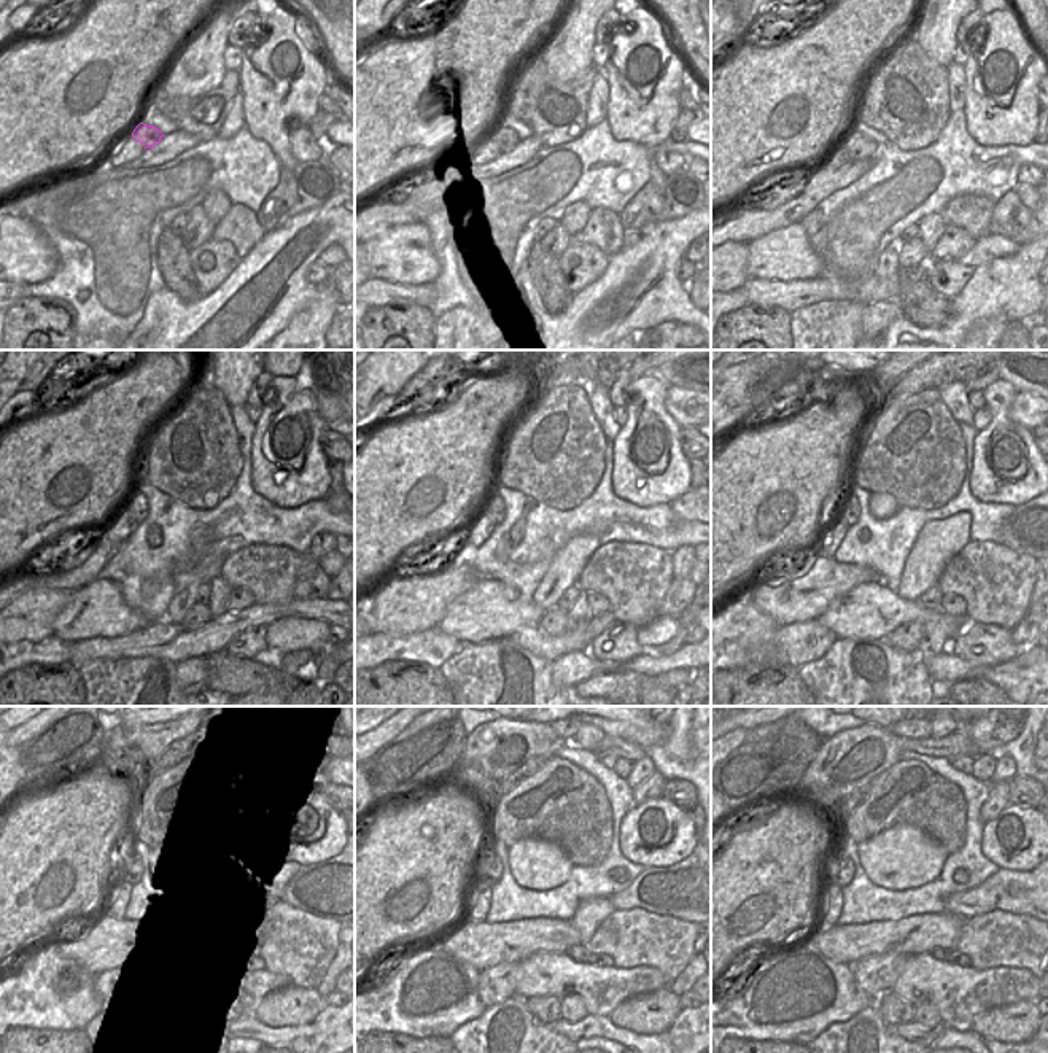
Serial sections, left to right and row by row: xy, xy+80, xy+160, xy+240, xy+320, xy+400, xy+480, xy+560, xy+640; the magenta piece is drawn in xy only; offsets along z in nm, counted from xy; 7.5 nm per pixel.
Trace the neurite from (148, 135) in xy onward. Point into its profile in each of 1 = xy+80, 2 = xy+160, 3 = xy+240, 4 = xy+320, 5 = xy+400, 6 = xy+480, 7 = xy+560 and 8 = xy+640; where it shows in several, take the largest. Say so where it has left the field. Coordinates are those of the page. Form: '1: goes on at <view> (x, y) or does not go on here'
1: goes on at xy+80 (506, 139)
2: goes on at xy+160 (859, 147)
3: goes on at xy+240 (137, 505)
4: goes on at xy+320 (495, 509)
5: goes on at xy+400 (851, 509)
6: goes on at xy+480 (139, 869)
7: goes on at xy+560 (487, 869)
8: goes on at xy+640 (837, 870)

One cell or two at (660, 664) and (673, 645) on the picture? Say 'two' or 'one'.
two

